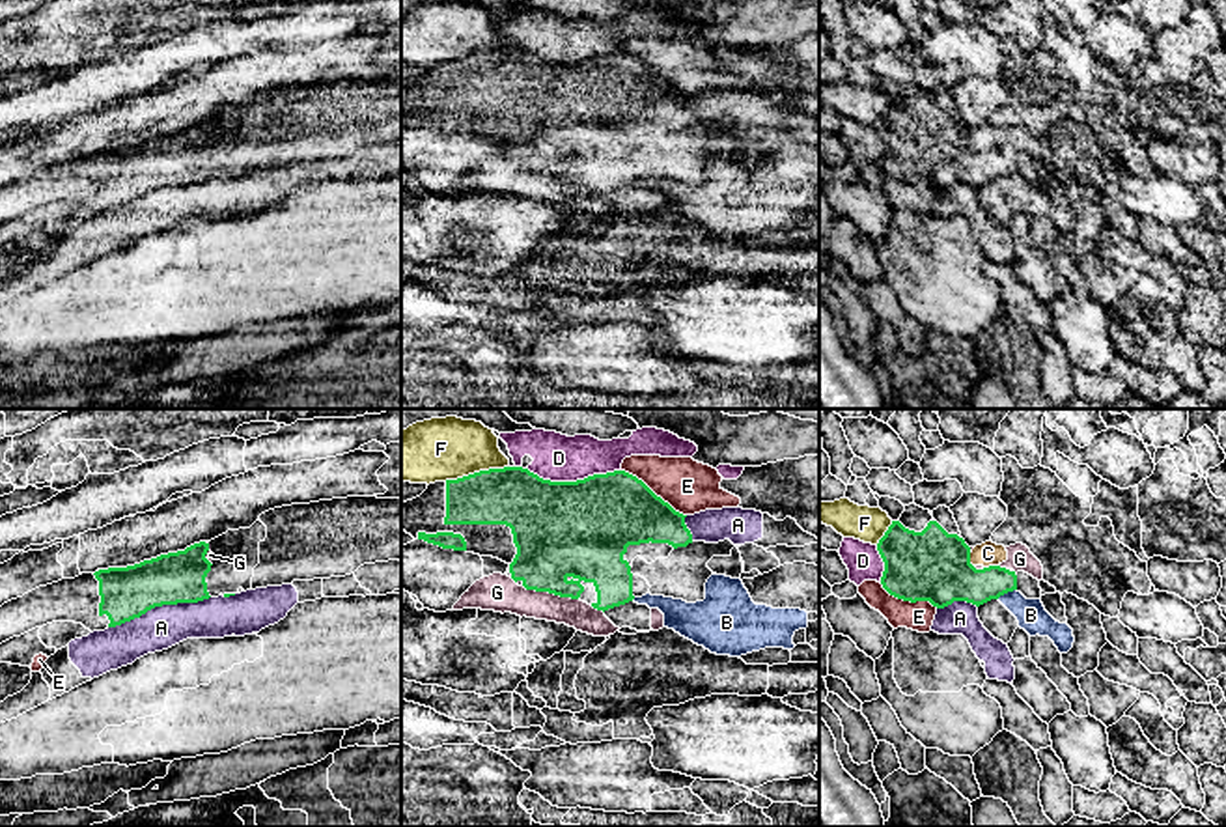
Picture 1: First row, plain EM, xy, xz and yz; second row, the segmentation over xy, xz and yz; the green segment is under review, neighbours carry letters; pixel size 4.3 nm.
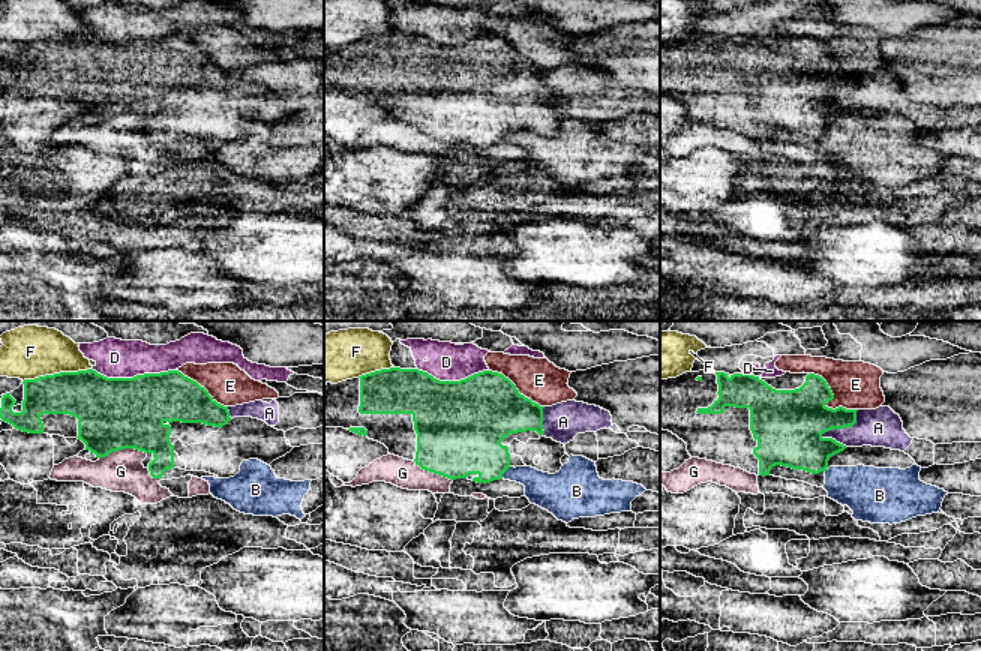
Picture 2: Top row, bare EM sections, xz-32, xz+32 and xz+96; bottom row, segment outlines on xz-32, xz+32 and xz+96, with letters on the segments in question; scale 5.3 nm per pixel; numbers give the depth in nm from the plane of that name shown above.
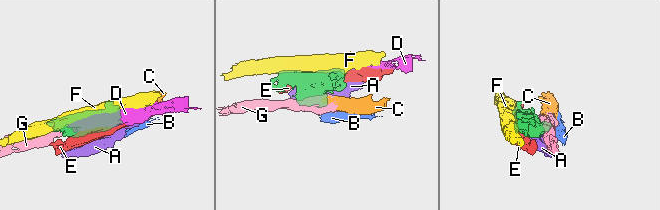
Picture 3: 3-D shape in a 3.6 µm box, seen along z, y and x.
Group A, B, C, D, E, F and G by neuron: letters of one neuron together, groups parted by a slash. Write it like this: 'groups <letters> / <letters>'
groups A / B / C G / D / E / F

